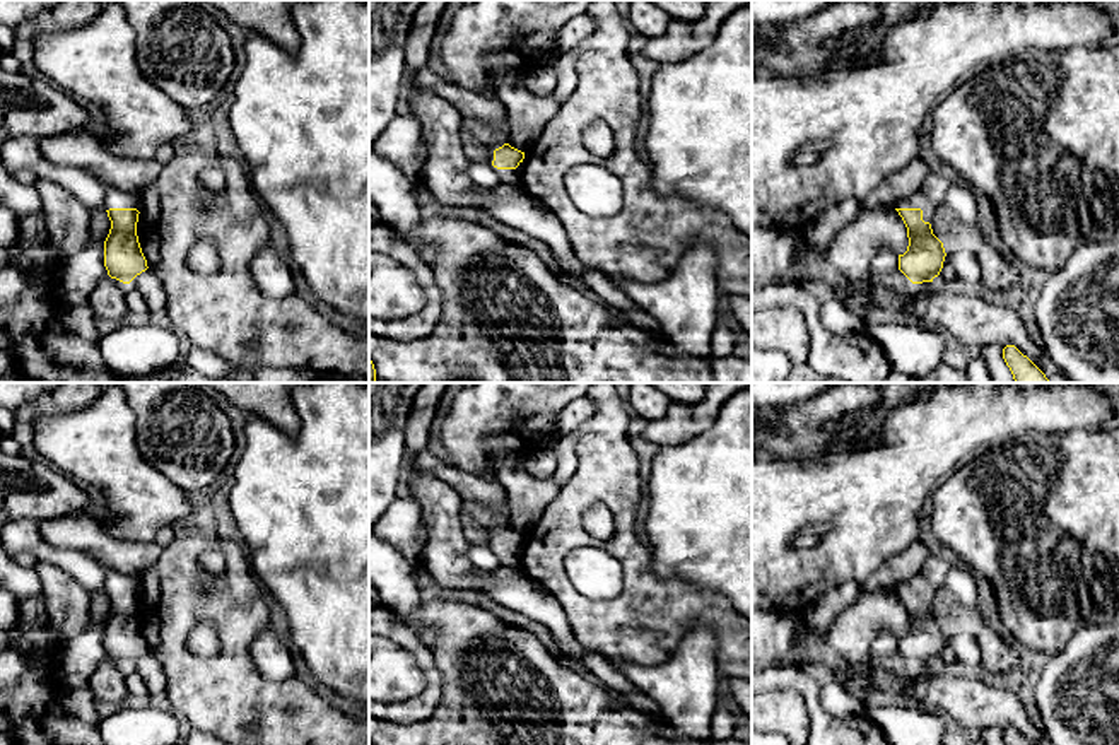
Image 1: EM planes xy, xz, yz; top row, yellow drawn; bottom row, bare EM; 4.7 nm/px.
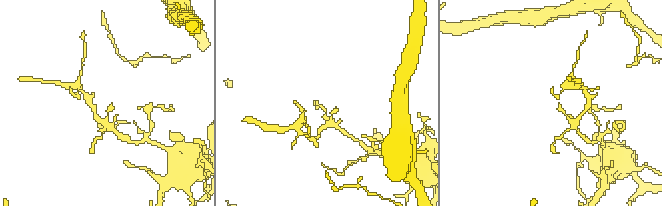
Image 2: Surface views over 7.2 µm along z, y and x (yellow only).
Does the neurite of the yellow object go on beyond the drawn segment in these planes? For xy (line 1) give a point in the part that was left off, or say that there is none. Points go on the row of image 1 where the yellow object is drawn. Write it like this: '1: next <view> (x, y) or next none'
1: next none

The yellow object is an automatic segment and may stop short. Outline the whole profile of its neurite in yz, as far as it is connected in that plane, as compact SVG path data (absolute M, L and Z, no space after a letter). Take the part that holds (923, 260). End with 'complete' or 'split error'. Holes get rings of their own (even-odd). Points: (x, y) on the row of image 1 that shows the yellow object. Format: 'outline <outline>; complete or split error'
outline M895 208L907 227L909 246L899 255L899 270L912 282L933 282L945 261L943 243L933 234L931 224L923 220L921 208Z; complete

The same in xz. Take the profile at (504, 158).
outline M504 144L494 150L492 166L497 169L516 169L524 159L524 152Z; complete

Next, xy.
outline M109 208L106 212L111 229L104 241L104 267L111 279L130 284L149 268L137 236L140 212L137 208Z; complete

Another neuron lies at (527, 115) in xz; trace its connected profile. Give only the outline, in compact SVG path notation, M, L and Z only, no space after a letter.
M507 73L497 80L494 97L506 108L509 145L521 152L536 142L560 108L554 96L531 94L524 85L524 75L518 73Z

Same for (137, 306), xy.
M130 284L126 285L125 301L128 306L130 320L144 321L149 316L150 309L149 309L145 299Z

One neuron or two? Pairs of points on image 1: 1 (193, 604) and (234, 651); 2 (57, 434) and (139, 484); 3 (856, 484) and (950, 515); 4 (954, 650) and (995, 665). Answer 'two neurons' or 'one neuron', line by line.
1: one neuron
2: one neuron
3: two neurons
4: two neurons

